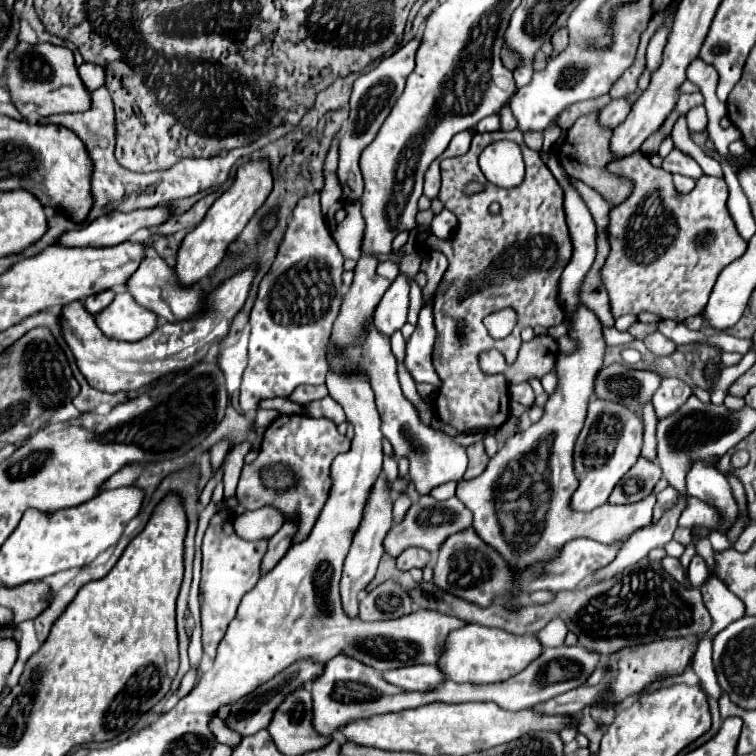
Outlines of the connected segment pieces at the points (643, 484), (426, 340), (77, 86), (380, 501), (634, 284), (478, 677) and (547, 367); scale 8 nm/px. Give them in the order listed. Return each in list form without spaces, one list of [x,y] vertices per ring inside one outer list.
[[[640,456],[636,466],[632,466],[632,470],[628,470],[628,474],[624,474],[624,478],[616,484],[616,490],[612,490],[608,502],[610,504],[634,504],[634,502],[644,500],[652,492],[660,476],[662,476],[660,466]]]
[[[432,302],[420,310],[418,326],[412,338],[406,342],[406,366],[416,382],[428,382],[432,386],[440,386],[438,374],[434,374],[432,366],[432,346],[434,346],[436,330],[432,318]]]
[[[18,42],[16,50],[10,56],[10,66],[6,70],[6,86],[10,88],[12,104],[26,120],[50,118],[54,114],[76,114],[92,108],[92,98],[78,76],[74,54],[70,48],[64,46],[30,46],[26,42]]]
[[[380,476],[370,492],[370,498],[368,498],[368,504],[366,504],[366,510],[364,510],[364,518],[360,522],[360,528],[352,540],[352,546],[350,546],[350,552],[348,552],[348,558],[344,562],[344,574],[342,574],[342,582],[340,582],[340,596],[342,596],[342,604],[344,604],[344,610],[348,616],[358,616],[358,600],[356,600],[356,594],[366,588],[370,584],[370,580],[374,578],[376,574],[376,568],[378,568],[378,562],[384,554],[384,546],[382,546],[382,540],[384,536],[388,534],[388,530],[392,528],[392,490],[390,490],[390,484],[384,476]]]
[[[634,152],[630,160],[614,162],[612,170],[616,170],[616,174],[632,178],[634,182],[634,190],[628,202],[624,202],[624,206],[612,208],[610,212],[608,232],[612,250],[602,268],[602,282],[610,296],[612,314],[618,318],[622,314],[654,312],[676,322],[684,322],[690,316],[704,314],[720,270],[738,260],[748,246],[748,242],[738,236],[736,226],[728,214],[726,182],[722,178],[702,176],[690,194],[680,194],[672,186],[672,176],[660,168],[650,166],[648,158],[642,152]]]
[[[466,624],[464,628],[452,630],[448,634],[436,666],[448,680],[488,684],[488,682],[502,682],[504,678],[518,674],[520,670],[524,670],[524,666],[528,666],[528,662],[532,662],[532,658],[538,658],[540,652],[542,646],[536,636],[514,636],[500,628]]]
[[[536,336],[534,340],[524,342],[518,360],[504,372],[508,384],[526,382],[532,376],[542,378],[544,374],[552,372],[556,356],[558,356],[558,342],[550,336]]]

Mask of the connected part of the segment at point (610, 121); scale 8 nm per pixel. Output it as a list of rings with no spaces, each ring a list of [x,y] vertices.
[[[618,98],[612,100],[606,108],[602,108],[600,112],[600,124],[608,126],[608,128],[616,128],[620,122],[624,122],[624,118],[628,116],[632,104],[628,102],[628,98]]]

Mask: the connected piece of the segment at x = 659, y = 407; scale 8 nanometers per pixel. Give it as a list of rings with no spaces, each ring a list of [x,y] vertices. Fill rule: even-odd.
[[[662,378],[652,402],[658,418],[666,418],[672,410],[678,410],[692,396],[692,388],[678,378]]]

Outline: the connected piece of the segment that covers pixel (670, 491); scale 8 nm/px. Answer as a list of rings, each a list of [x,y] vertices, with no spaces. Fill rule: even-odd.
[[[666,488],[666,490],[662,490],[658,496],[656,496],[656,506],[654,506],[654,520],[658,520],[660,516],[662,516],[662,512],[668,508],[668,506],[672,506],[672,502],[676,500],[676,490],[674,488]]]

